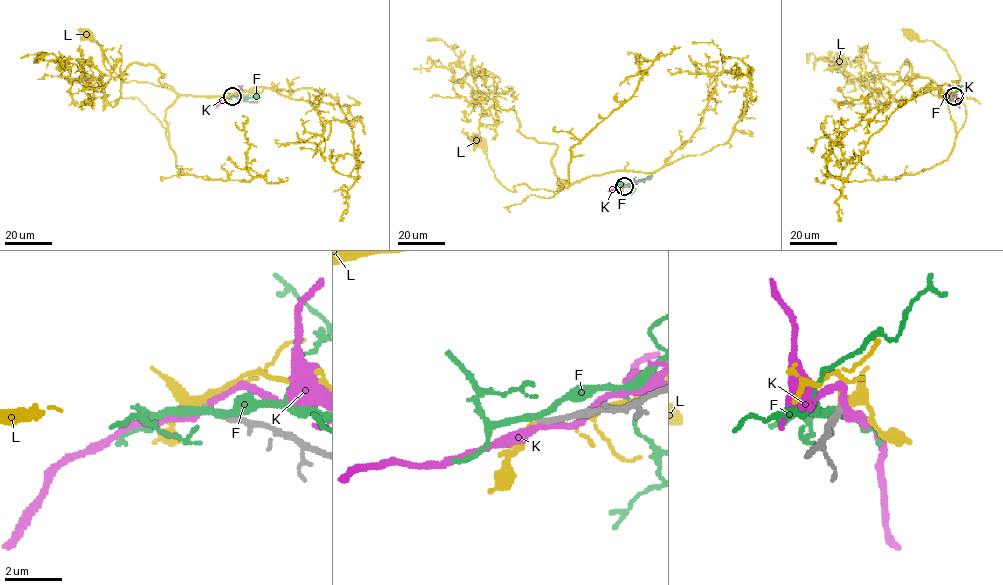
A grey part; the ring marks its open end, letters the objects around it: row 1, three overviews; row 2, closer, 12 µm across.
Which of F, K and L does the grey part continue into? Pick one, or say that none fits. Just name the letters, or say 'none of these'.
none of these

